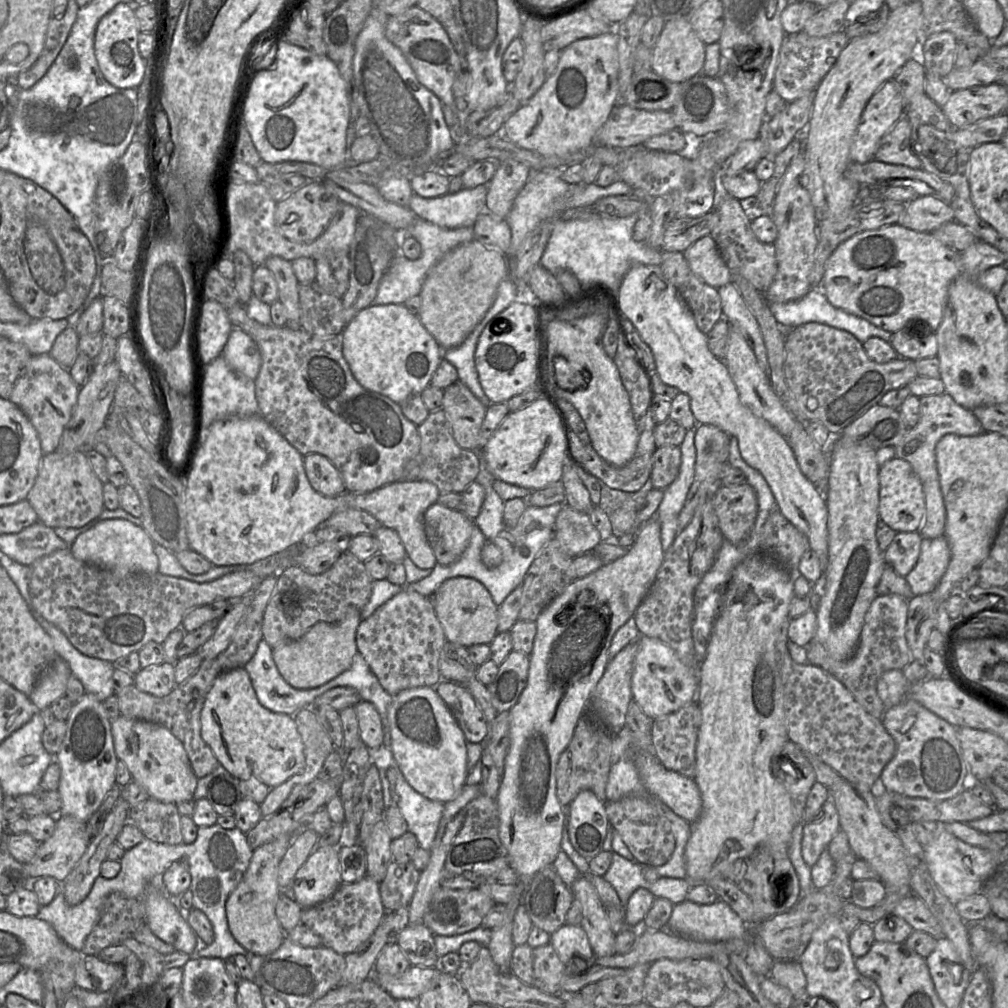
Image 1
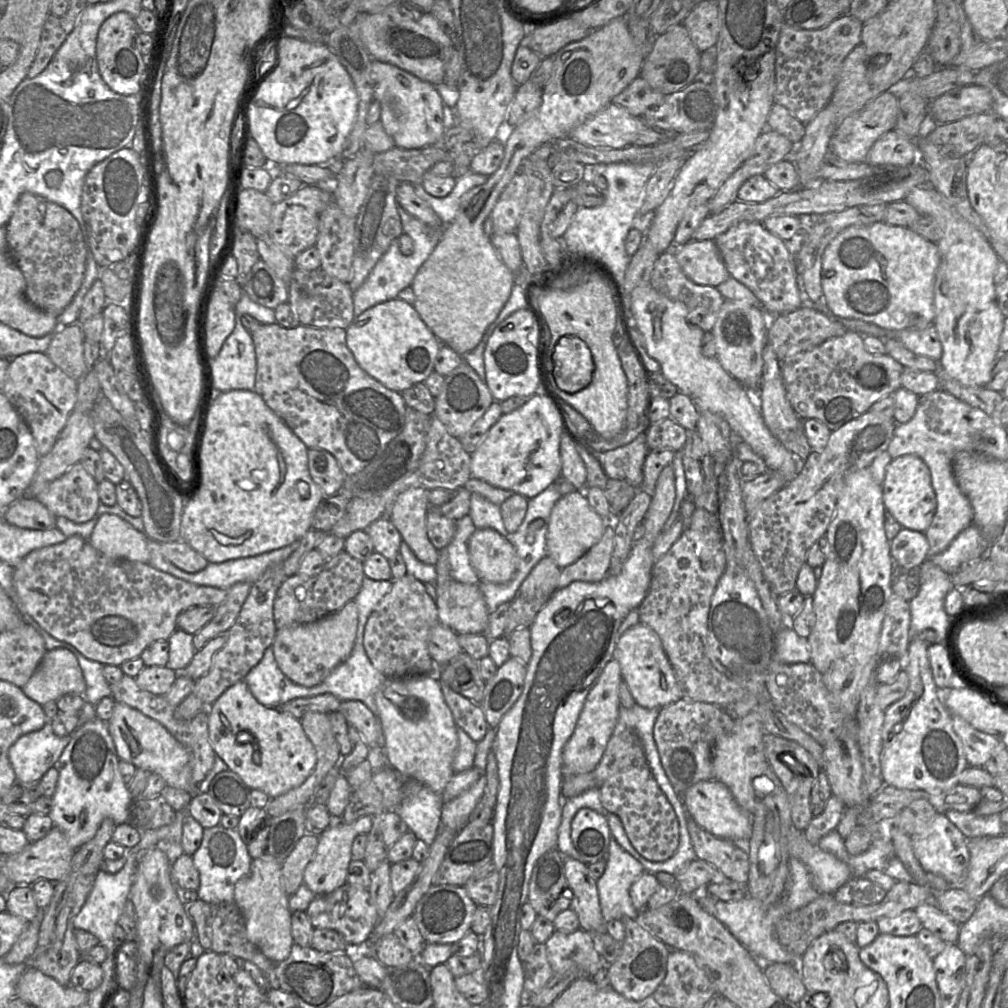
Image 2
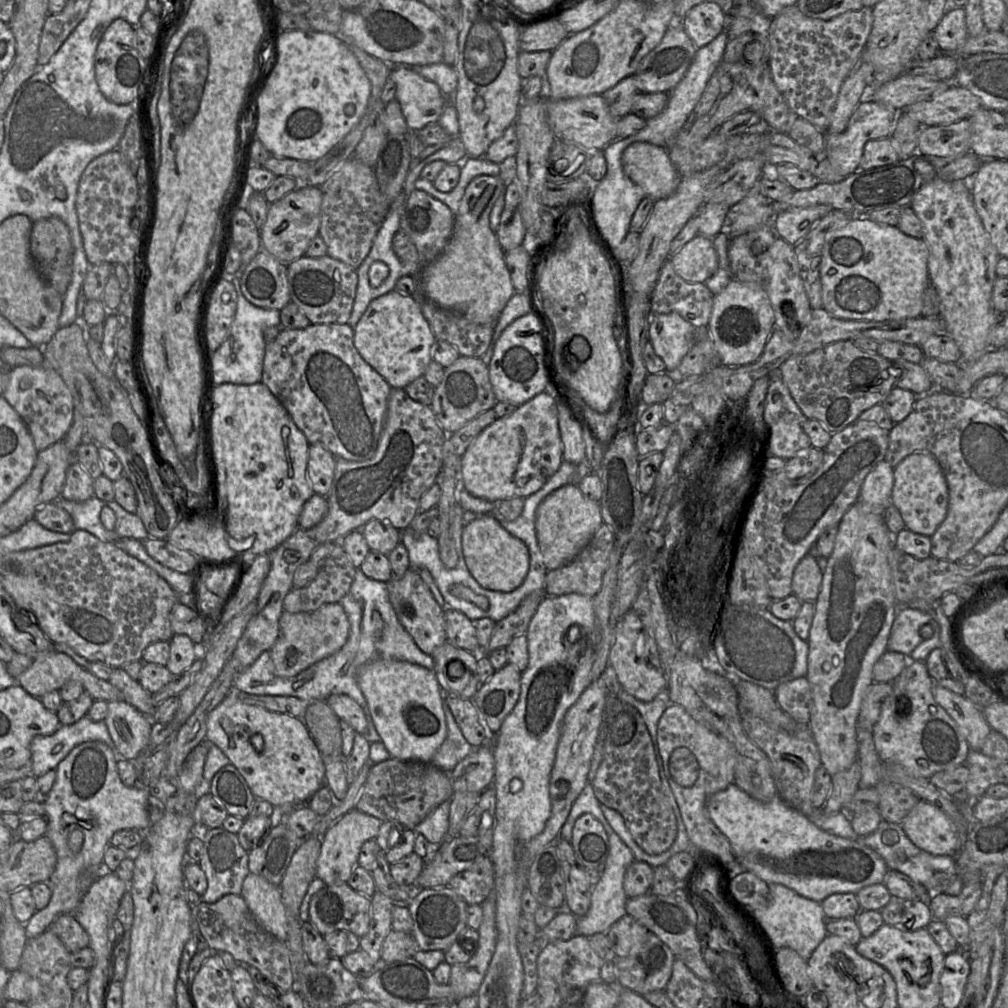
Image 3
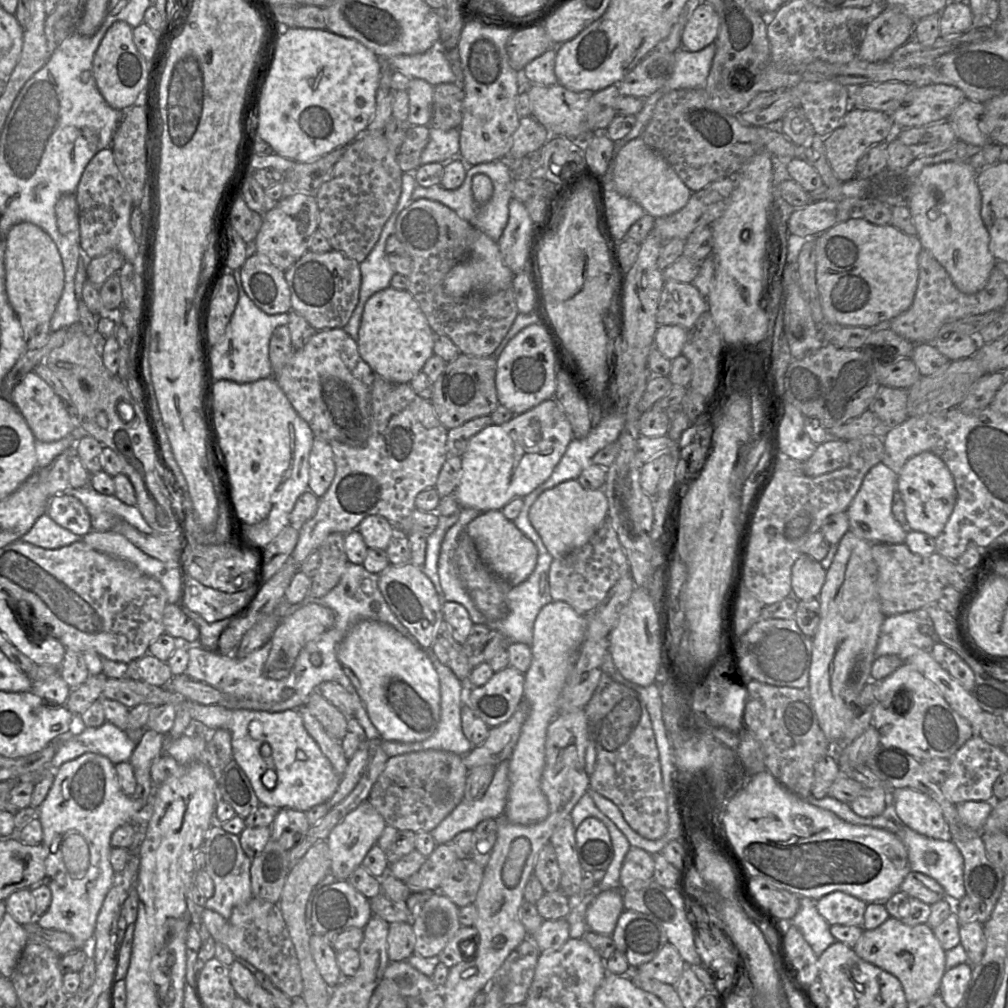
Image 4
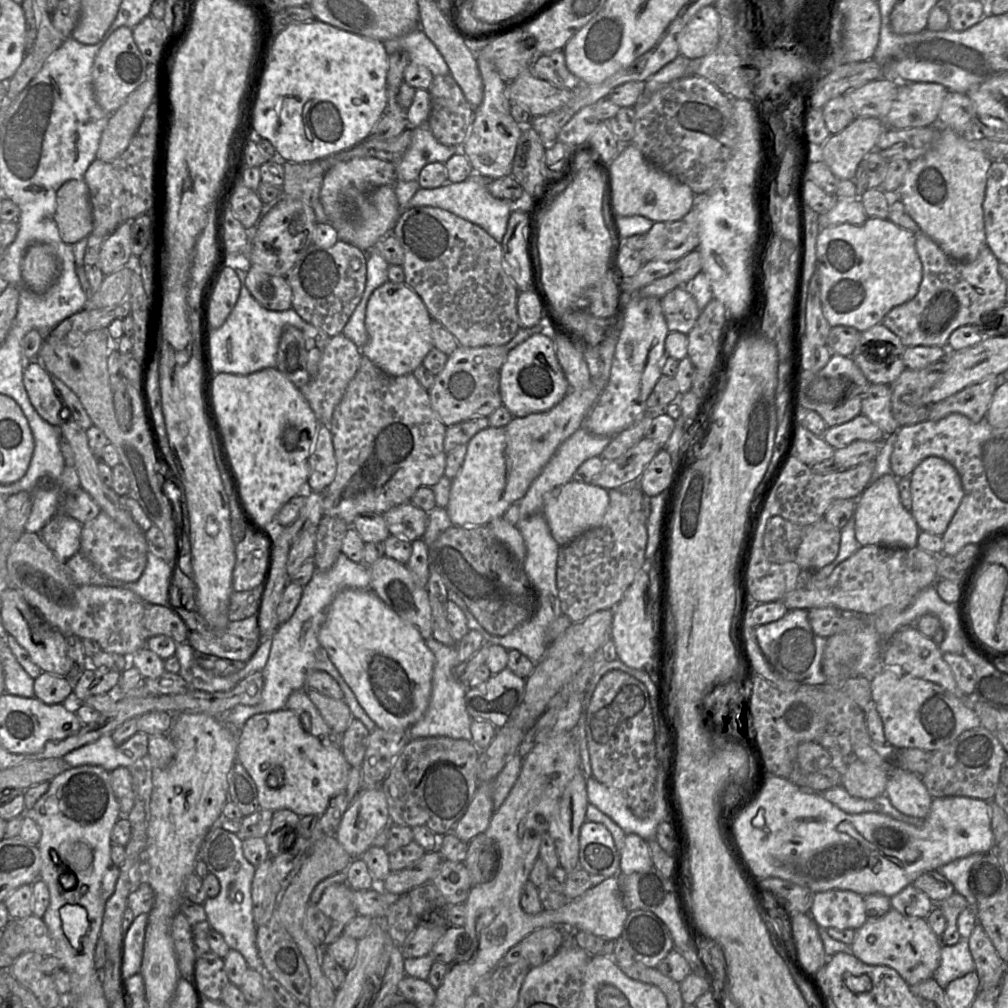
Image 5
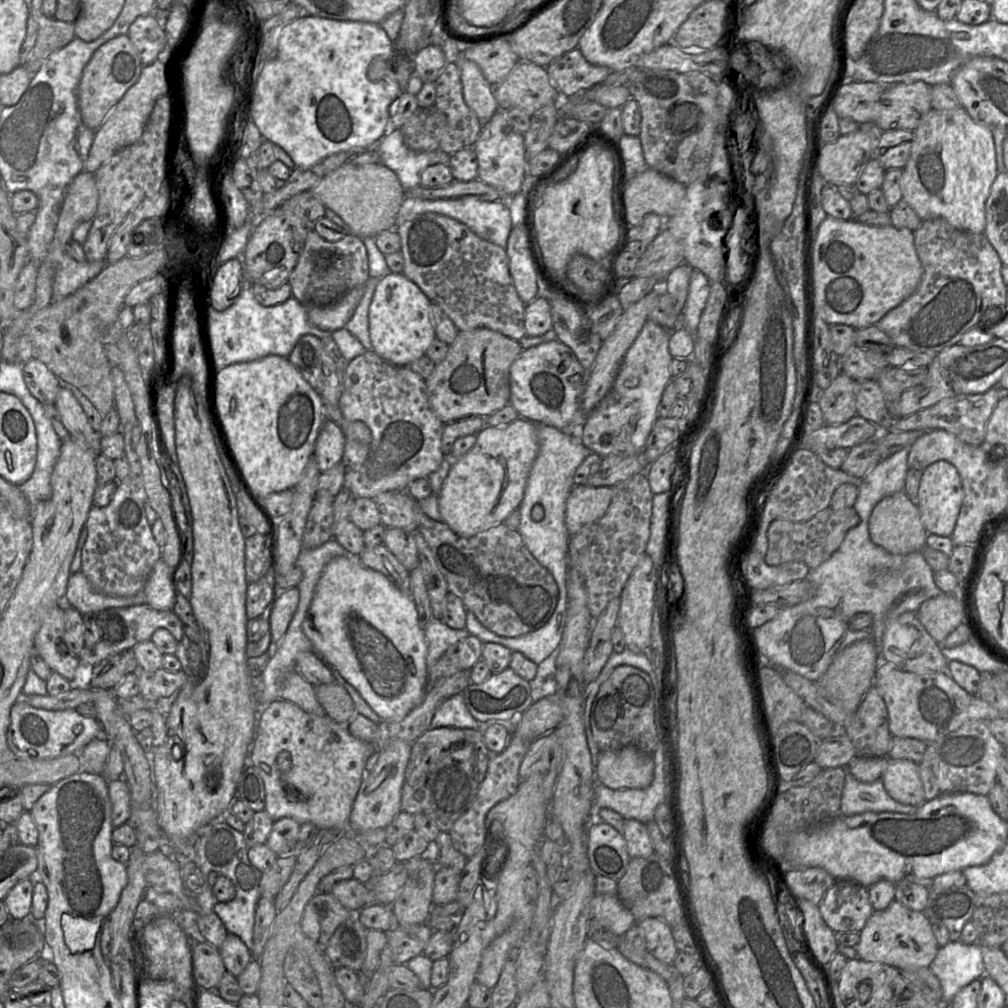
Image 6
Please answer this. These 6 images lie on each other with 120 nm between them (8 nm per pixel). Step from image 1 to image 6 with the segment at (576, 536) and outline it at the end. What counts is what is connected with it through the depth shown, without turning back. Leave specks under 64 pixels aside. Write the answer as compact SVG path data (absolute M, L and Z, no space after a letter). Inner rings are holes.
M573 486L566 501L565 526L570 536L600 519L612 500L612 487Z

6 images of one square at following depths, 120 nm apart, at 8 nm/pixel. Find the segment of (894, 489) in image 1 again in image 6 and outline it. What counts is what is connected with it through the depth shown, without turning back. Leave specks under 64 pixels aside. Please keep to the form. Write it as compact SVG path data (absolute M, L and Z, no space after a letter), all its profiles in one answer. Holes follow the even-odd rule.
M939 460L923 470L916 505L922 524L928 534L950 537L954 531L962 502L964 490L956 467L946 460Z

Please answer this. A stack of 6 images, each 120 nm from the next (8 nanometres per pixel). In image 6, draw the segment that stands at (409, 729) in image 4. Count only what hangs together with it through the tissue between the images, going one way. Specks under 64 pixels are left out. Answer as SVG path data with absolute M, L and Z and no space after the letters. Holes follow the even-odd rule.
M352 554L333 558L325 567L310 603L307 616L302 624L302 630L311 642L314 651L329 665L336 669L343 678L351 684L384 721L399 722L414 708L419 706L427 691L427 643L425 630L419 625L418 611L411 595L405 594L384 574L362 565L359 556Z

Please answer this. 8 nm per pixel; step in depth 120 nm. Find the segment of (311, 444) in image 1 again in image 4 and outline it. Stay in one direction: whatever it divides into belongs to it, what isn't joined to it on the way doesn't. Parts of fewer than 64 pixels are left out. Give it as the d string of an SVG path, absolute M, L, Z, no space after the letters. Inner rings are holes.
M343 328L317 331L300 350L294 350L286 365L273 376L295 411L308 423L314 437L356 448L365 446L370 434L371 393L376 374L362 359L356 340Z

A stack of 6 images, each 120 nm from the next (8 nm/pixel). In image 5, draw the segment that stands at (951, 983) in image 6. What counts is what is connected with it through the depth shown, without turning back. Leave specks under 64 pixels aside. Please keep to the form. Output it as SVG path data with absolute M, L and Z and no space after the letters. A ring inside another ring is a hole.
M967 939L958 941L955 945L941 946L941 960L933 977L942 989L969 972L975 971L975 964L969 950Z

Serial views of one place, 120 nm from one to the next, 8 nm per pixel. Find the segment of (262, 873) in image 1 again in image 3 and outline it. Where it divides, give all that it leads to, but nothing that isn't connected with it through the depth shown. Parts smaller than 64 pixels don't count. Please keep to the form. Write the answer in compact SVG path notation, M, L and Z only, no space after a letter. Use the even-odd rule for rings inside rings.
M249 873L243 881L240 895L260 926L278 940L286 942L288 920L280 888L260 875Z

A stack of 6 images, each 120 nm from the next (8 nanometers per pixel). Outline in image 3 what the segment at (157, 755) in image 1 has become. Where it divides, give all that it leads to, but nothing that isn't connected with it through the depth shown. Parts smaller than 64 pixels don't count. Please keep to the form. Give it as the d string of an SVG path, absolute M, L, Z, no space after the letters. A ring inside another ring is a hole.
M125 701L108 702L105 718L118 758L135 760L148 746L153 722Z

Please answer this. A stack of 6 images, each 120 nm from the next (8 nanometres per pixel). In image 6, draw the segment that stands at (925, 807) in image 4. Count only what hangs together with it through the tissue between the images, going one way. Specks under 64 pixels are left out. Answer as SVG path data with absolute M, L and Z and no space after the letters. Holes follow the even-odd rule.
M889 760L881 779L897 802L919 807L925 801L919 767L911 760Z

